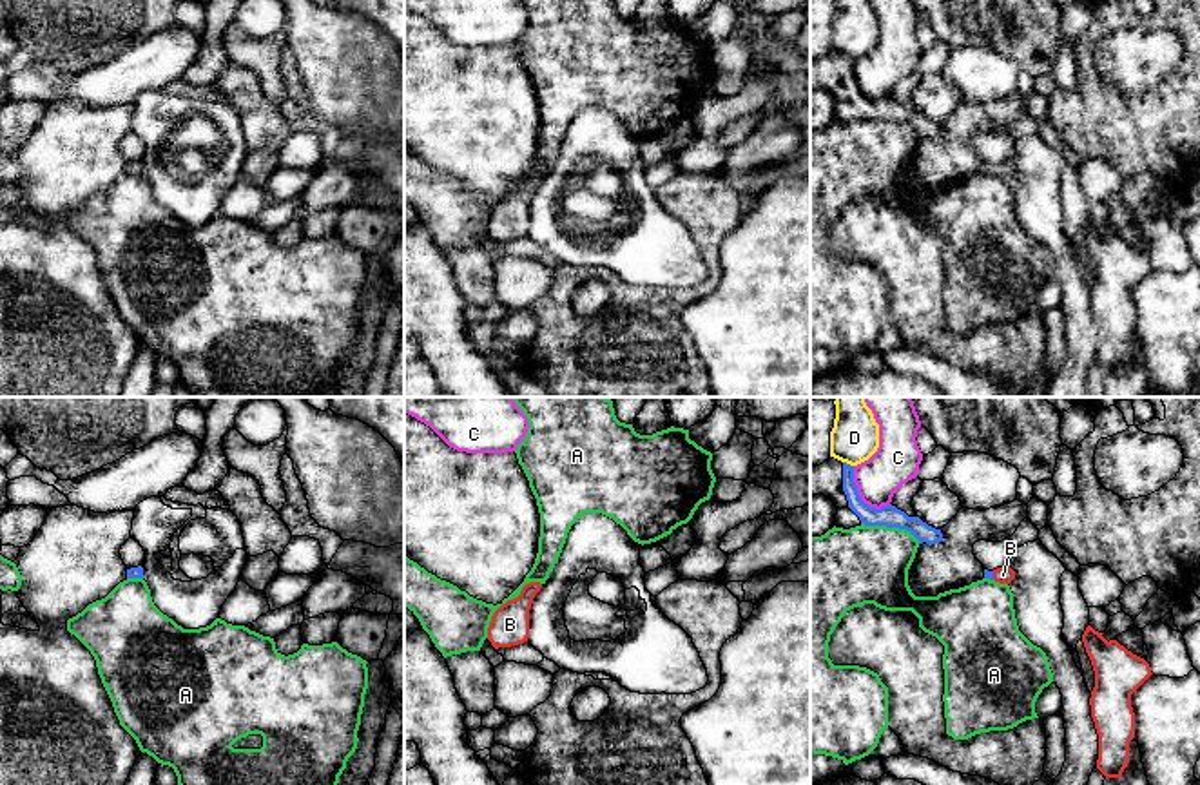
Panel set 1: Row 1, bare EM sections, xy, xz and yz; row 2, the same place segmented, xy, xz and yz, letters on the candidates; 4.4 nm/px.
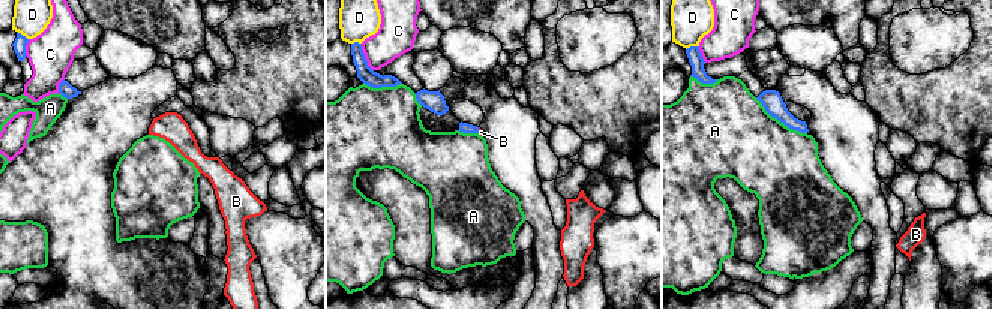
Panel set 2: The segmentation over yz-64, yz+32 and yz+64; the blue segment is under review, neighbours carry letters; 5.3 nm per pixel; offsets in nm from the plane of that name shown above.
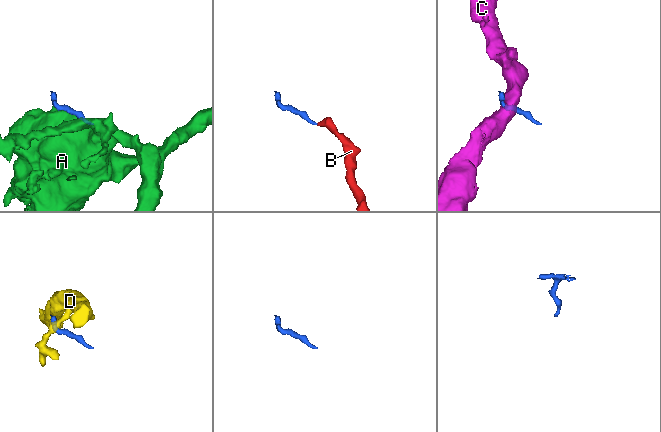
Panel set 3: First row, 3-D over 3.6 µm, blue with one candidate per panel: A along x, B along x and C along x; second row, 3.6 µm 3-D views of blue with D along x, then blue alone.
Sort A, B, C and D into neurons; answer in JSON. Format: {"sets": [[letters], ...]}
{"sets": [["A"], ["B"], ["C"], ["D"]]}

